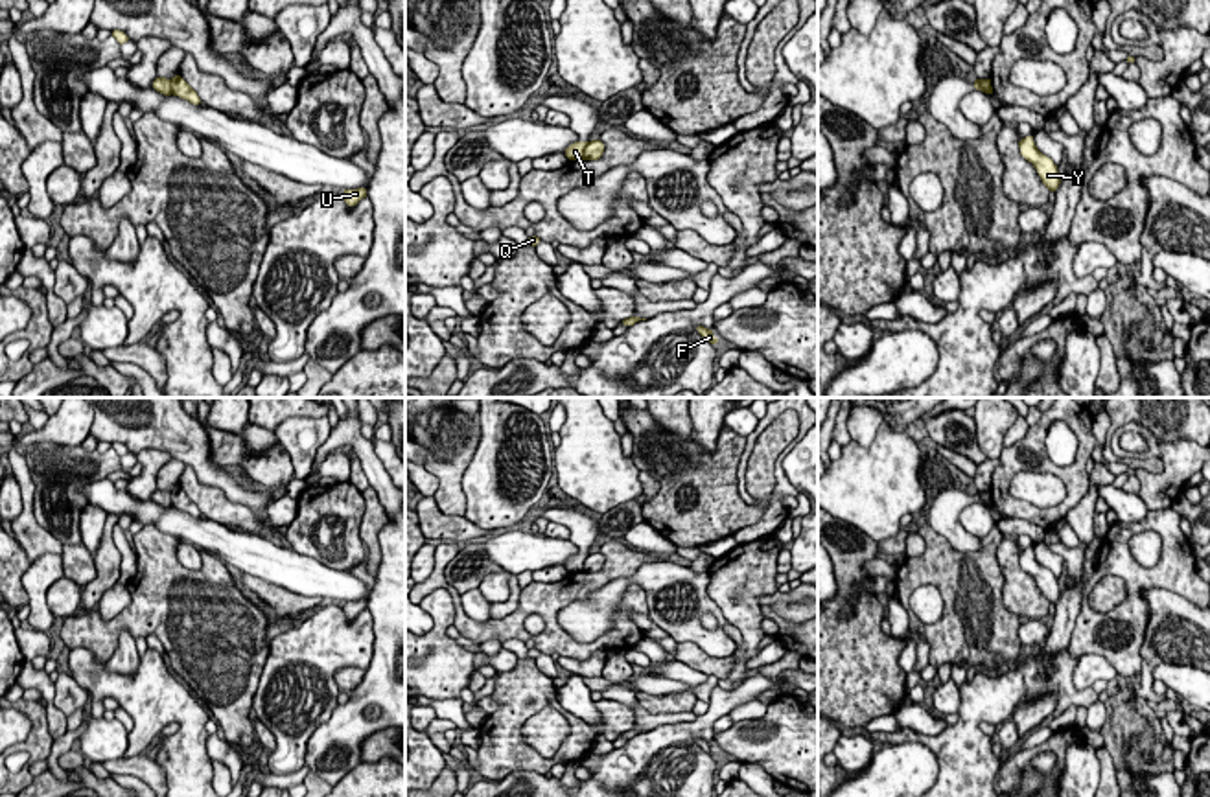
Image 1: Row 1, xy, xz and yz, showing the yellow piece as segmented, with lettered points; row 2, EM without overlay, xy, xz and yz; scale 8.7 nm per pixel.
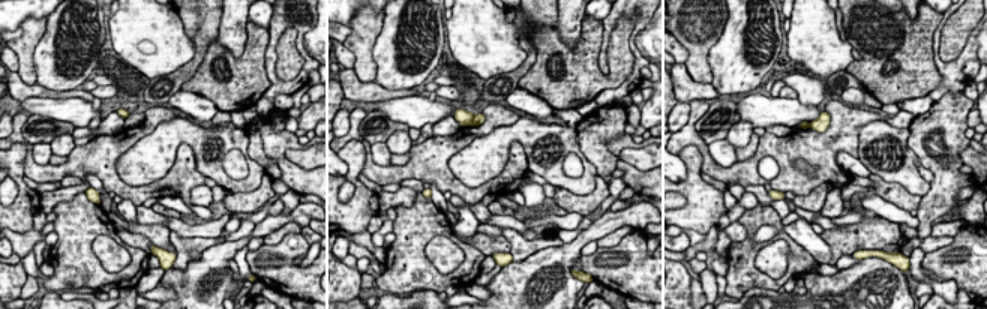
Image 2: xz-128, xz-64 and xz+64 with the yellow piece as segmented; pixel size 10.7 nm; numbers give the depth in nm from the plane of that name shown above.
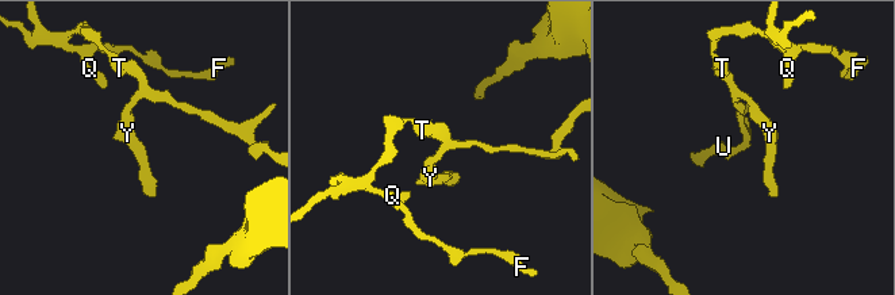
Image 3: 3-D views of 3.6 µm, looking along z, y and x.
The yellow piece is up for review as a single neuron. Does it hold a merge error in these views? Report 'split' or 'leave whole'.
split

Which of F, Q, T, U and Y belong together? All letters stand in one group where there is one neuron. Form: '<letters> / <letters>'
F Q T / U Y

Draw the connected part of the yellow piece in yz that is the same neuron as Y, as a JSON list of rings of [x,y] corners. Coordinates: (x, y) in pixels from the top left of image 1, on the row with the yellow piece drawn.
[[[1033,134],[1022,138],[1018,142],[1020,147],[1020,155],[1031,162],[1042,180],[1042,184],[1050,190],[1055,191],[1061,184],[1061,177],[1057,171],[1057,166],[1053,164],[1052,158],[1048,158],[1046,155],[1042,155],[1033,142]]]

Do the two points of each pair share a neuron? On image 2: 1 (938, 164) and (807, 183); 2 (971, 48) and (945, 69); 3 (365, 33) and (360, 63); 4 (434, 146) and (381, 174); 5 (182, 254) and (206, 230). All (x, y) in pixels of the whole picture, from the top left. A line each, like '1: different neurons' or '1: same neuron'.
1: different neurons
2: same neuron
3: same neuron
4: same neuron
5: different neurons

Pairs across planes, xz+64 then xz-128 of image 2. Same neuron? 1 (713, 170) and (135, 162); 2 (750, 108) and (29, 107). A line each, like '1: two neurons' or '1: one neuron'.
1: two neurons
2: one neuron

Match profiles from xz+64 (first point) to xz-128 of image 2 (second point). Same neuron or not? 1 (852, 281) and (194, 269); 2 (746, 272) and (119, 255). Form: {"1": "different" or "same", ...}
{"1": "same", "2": "different"}

